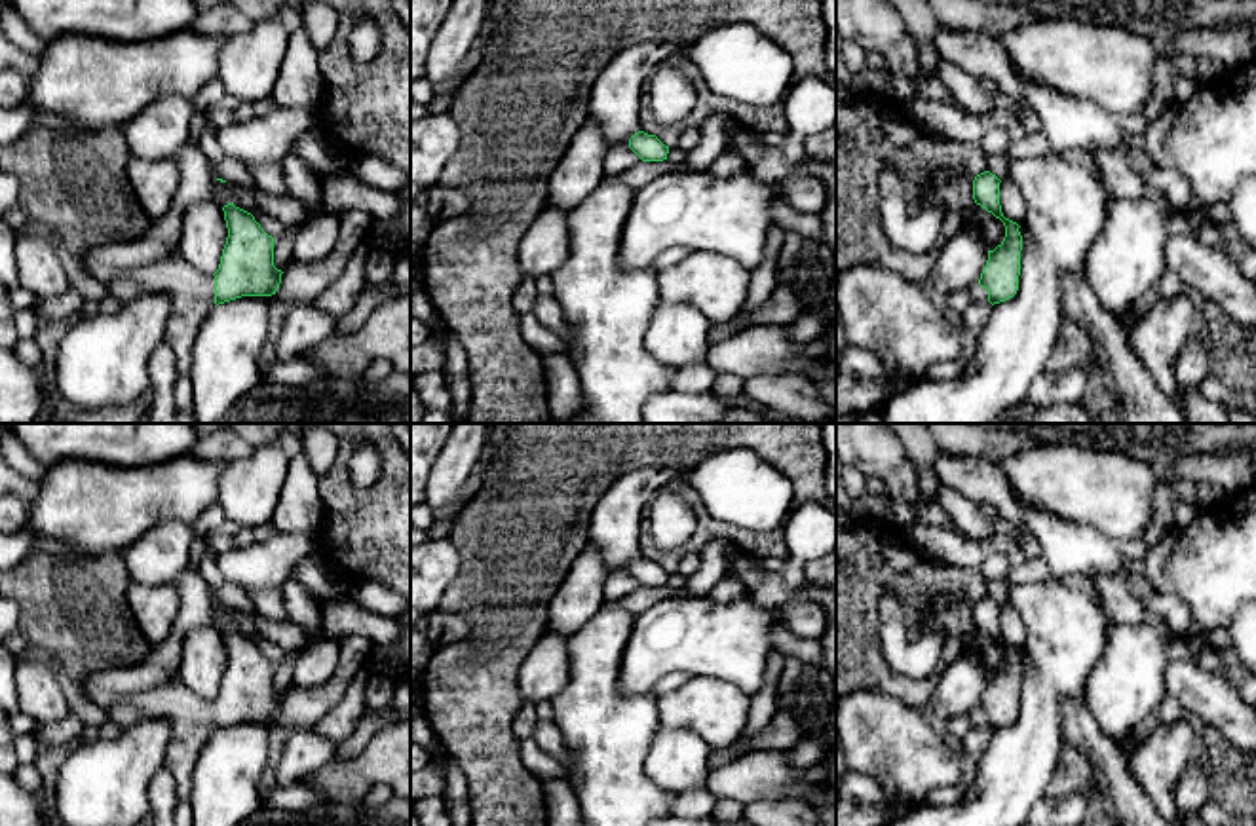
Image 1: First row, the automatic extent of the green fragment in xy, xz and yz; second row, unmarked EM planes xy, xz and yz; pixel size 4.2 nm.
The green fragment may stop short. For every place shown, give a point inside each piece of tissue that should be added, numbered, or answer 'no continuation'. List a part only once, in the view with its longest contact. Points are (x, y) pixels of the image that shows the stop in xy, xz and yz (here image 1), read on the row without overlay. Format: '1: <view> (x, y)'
1: xy (190, 716)

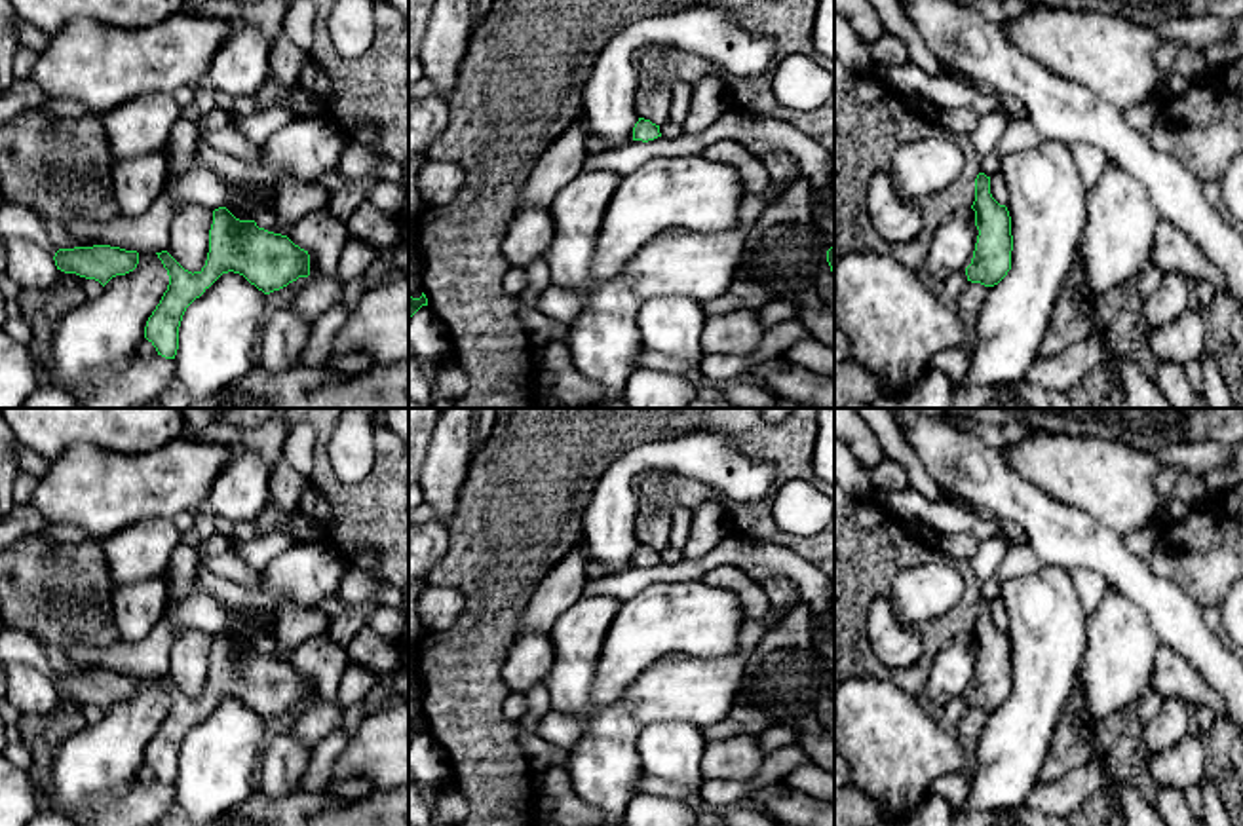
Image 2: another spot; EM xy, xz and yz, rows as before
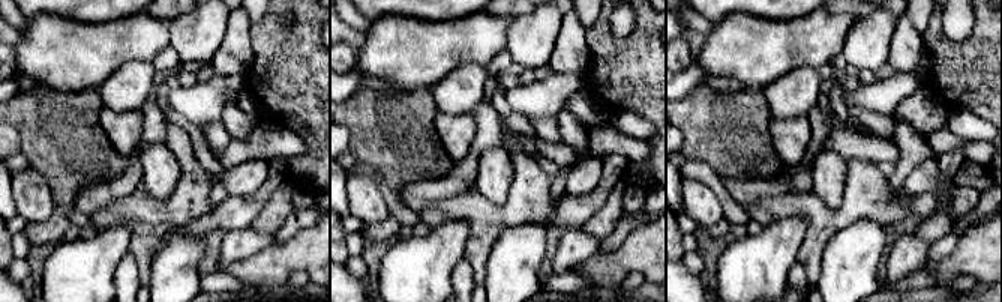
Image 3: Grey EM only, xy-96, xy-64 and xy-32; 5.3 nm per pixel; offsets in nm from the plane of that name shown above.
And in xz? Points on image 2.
no continuation

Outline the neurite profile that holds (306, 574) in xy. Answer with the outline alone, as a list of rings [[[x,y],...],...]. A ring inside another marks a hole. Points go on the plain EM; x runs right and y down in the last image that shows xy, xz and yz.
[[[327,539],[295,543],[258,572],[255,589],[228,581],[203,564],[198,572],[198,587],[211,594],[230,615],[232,625],[224,630],[239,646],[255,646],[255,634],[241,623],[243,617],[276,627],[283,602],[306,610],[317,610],[325,598],[338,594],[340,581],[350,560]]]

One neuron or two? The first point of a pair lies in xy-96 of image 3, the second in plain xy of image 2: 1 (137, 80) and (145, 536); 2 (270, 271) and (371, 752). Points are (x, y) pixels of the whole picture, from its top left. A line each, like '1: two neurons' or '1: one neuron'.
1: one neuron
2: one neuron

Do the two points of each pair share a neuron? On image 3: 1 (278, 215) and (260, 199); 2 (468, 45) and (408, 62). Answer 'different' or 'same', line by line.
1: different
2: same

